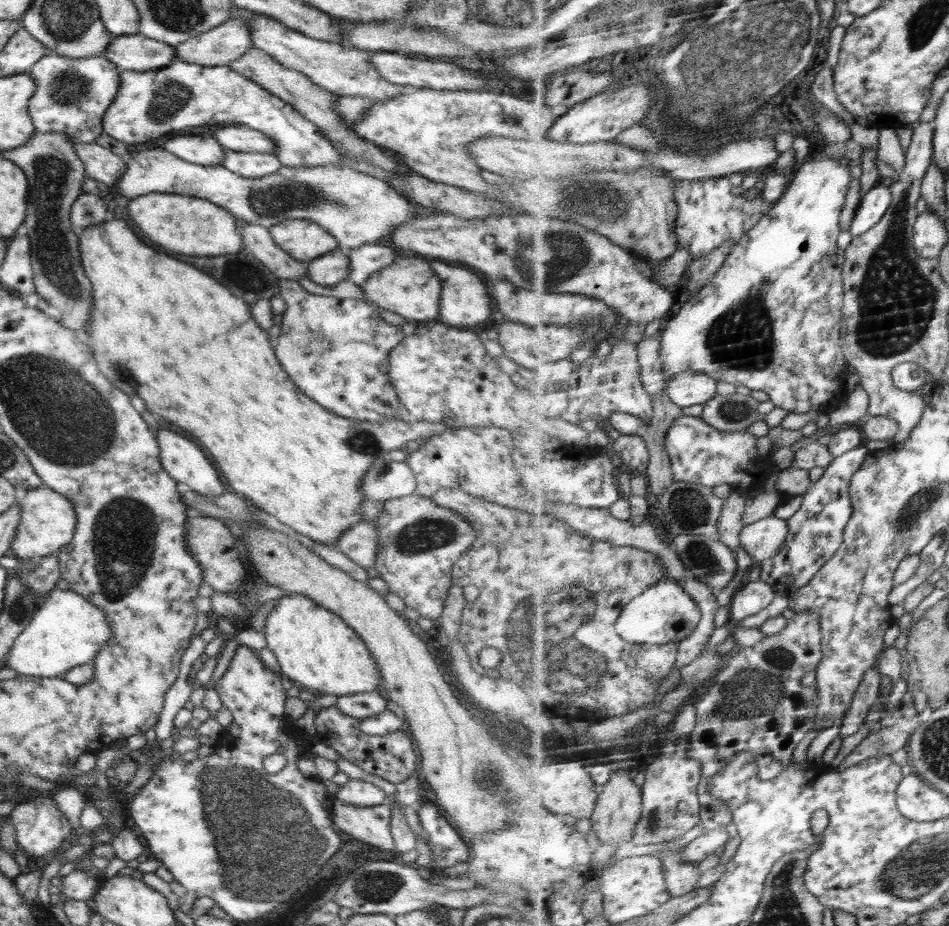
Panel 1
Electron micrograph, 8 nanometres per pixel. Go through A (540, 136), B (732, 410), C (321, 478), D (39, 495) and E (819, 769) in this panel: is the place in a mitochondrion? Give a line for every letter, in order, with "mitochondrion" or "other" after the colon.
A: other
B: mitochondrion
C: other
D: other
E: other

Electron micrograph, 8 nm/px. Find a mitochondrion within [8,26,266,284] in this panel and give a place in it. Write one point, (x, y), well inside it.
(171, 98)

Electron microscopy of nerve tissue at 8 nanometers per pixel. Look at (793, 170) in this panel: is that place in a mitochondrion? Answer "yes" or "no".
no

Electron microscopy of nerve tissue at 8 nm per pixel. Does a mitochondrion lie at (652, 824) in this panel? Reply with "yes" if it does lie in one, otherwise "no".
yes

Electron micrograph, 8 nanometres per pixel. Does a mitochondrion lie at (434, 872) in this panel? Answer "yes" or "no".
no

